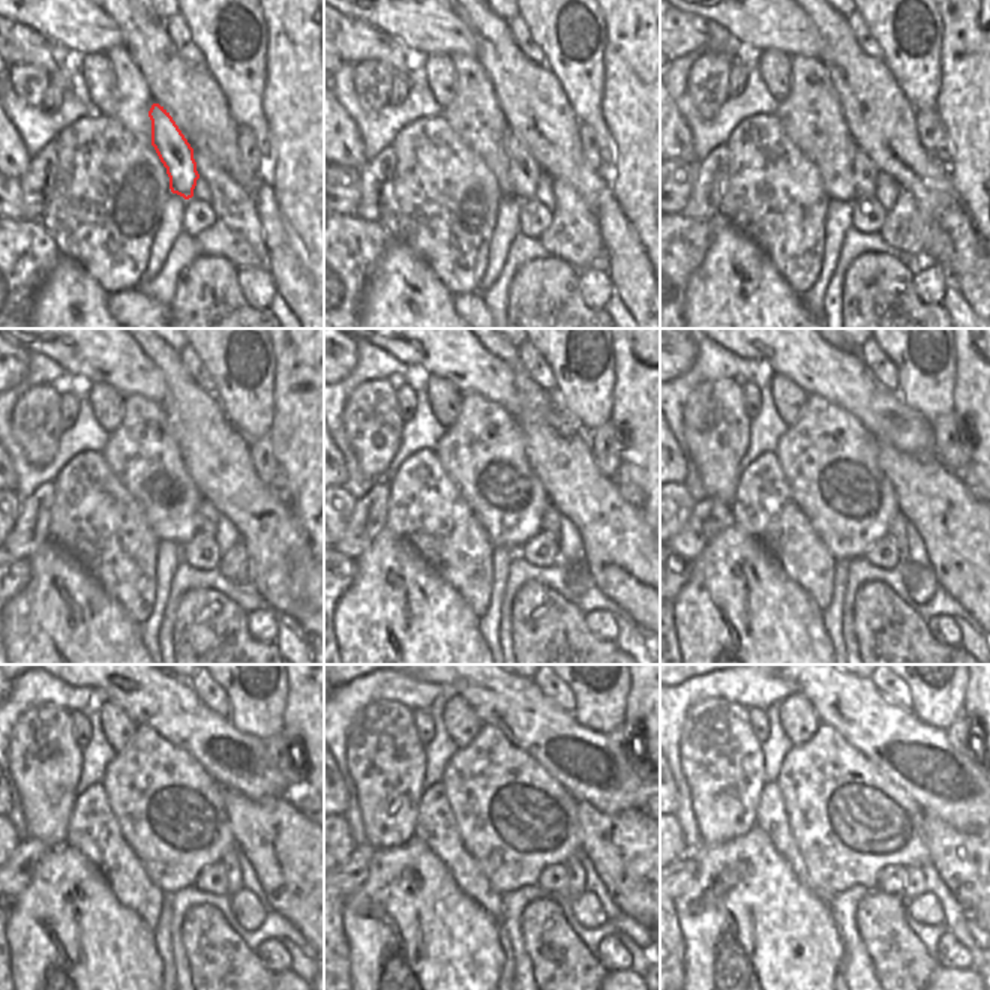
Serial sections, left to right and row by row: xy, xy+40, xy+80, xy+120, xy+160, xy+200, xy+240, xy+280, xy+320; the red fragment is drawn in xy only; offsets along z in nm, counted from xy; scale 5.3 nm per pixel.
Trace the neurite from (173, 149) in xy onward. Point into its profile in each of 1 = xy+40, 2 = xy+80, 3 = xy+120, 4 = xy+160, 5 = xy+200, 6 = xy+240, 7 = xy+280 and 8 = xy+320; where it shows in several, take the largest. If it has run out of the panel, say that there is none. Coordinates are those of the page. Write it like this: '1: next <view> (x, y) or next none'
1: next xy+40 (525, 174)
2: next xy+80 (864, 171)
3: next xy+120 (207, 518)
4: next xy+160 (551, 518)
5: next xy+200 (897, 530)
6: next xy+240 (233, 860)
7: next xy+280 (576, 884)
8: next xy+320 (915, 885)

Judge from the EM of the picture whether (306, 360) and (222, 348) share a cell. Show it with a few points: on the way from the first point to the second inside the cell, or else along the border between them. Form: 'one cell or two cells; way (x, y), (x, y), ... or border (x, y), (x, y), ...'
two cells; border (270, 344), (273, 354), (273, 392)

